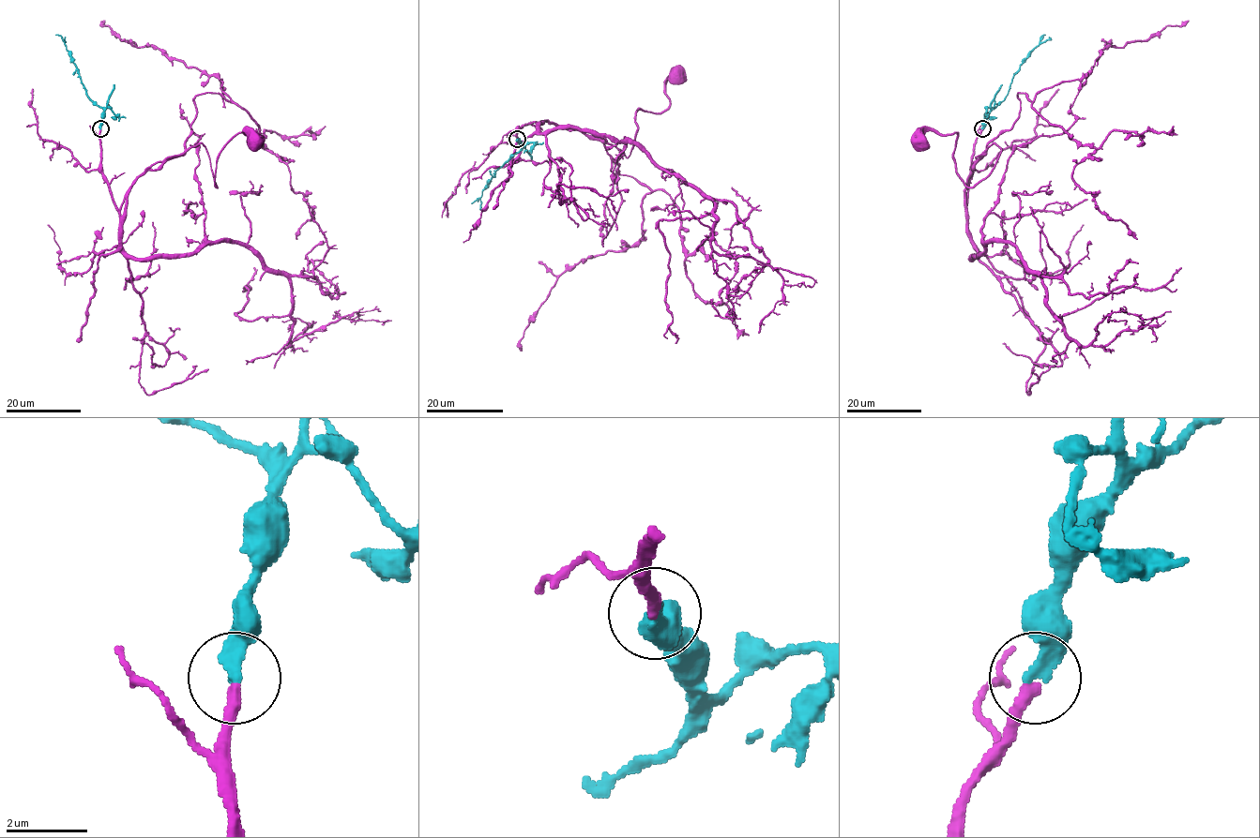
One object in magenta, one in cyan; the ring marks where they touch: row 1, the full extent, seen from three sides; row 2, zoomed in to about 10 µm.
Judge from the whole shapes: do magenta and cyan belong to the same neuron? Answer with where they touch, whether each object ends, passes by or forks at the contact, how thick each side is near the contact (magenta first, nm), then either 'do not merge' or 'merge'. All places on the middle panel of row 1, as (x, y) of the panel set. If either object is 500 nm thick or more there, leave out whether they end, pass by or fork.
(517, 139) | magenta ends | cyan ends | 280/440 nm | merge

